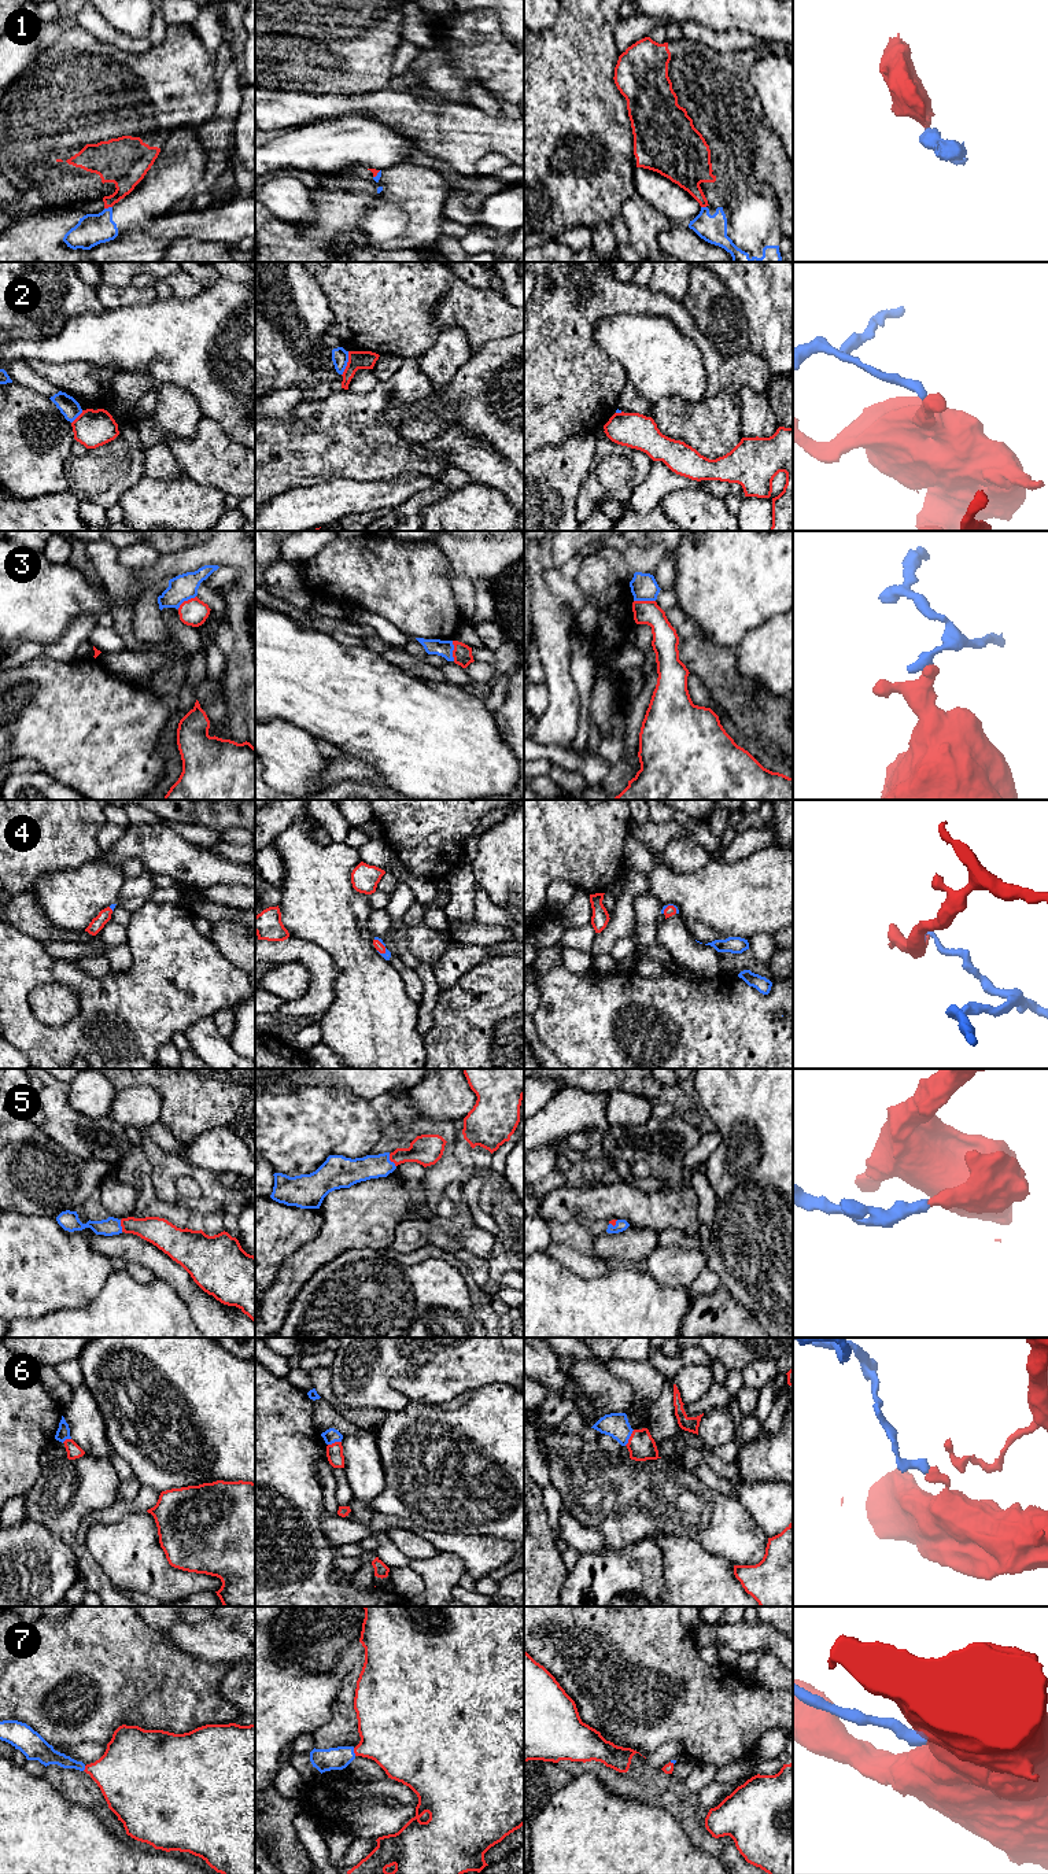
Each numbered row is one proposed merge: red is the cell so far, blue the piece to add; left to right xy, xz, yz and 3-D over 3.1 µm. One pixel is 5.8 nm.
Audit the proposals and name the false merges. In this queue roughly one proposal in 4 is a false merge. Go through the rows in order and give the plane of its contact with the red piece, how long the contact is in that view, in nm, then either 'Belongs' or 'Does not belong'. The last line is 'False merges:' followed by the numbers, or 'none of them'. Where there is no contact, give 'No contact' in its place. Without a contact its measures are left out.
1: Touches red in xy. Shared border 50 nm. Does not belong
2: Touches red in xz. Shared border 150 nm. Does not belong
3: Touches red in yz. Shared border 130 nm. Does not belong
4: Touches red in xz. Shared border 110 nm. Belongs
5: Touches red in xz. Shared border 90 nm. Belongs
6: Touches red in yz. Shared border 110 nm. Does not belong
7: Touches red in xz. Shared border 50 nm. Belongs
False merges: 1, 2, 3, 6

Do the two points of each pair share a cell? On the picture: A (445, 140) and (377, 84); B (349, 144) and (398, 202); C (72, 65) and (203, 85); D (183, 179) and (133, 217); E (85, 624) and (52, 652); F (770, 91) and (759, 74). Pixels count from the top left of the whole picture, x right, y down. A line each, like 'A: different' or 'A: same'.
A: different
B: different
C: same
D: same
E: same
F: same

